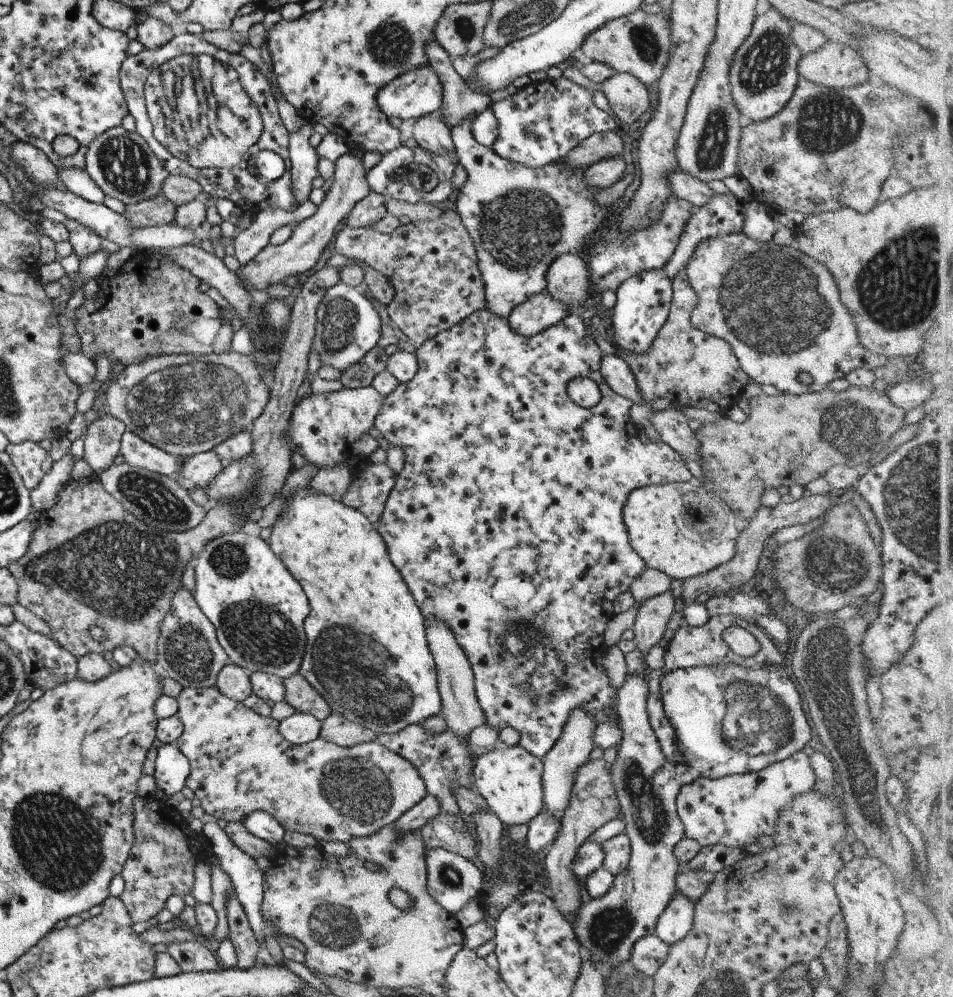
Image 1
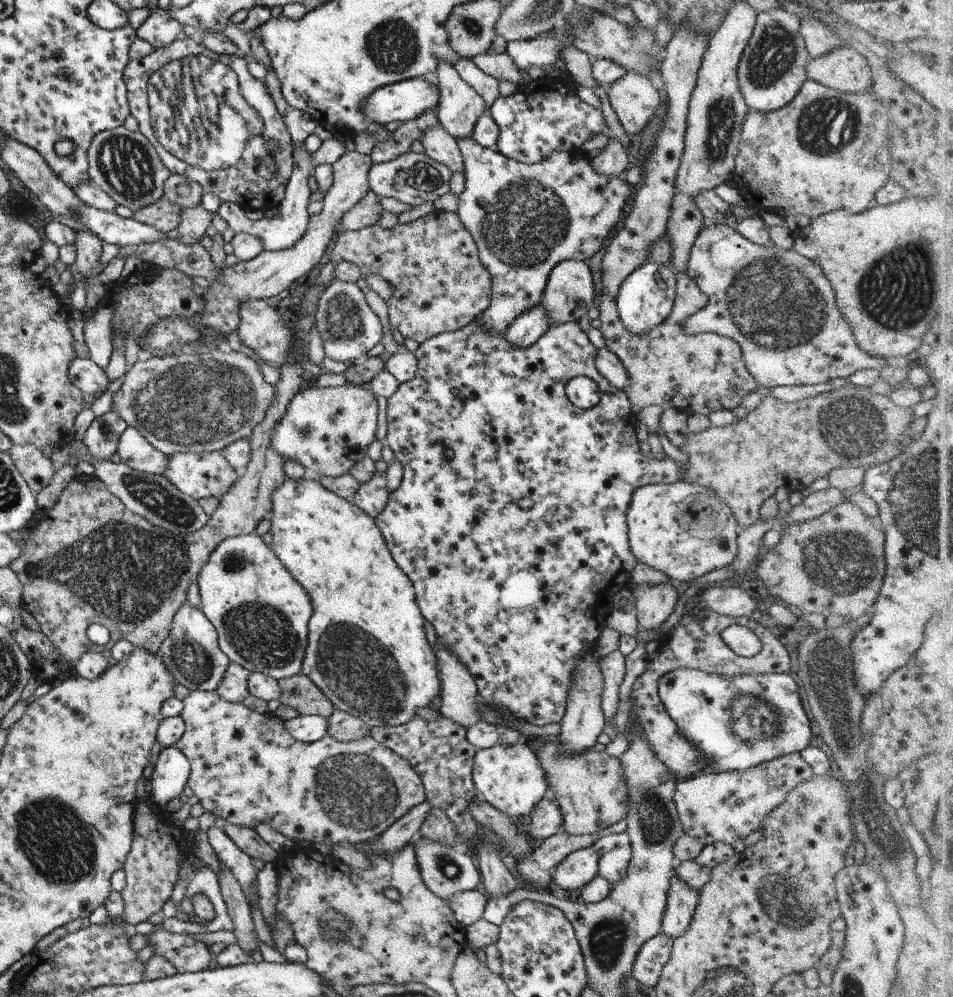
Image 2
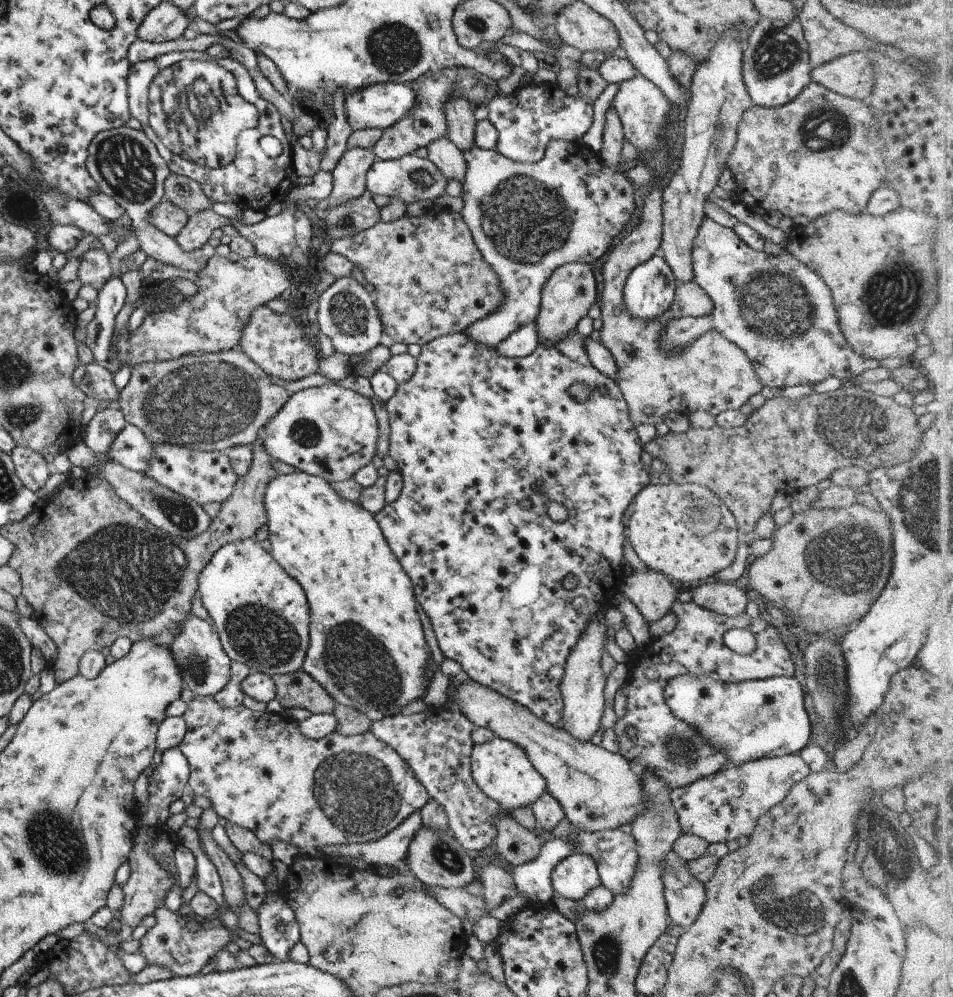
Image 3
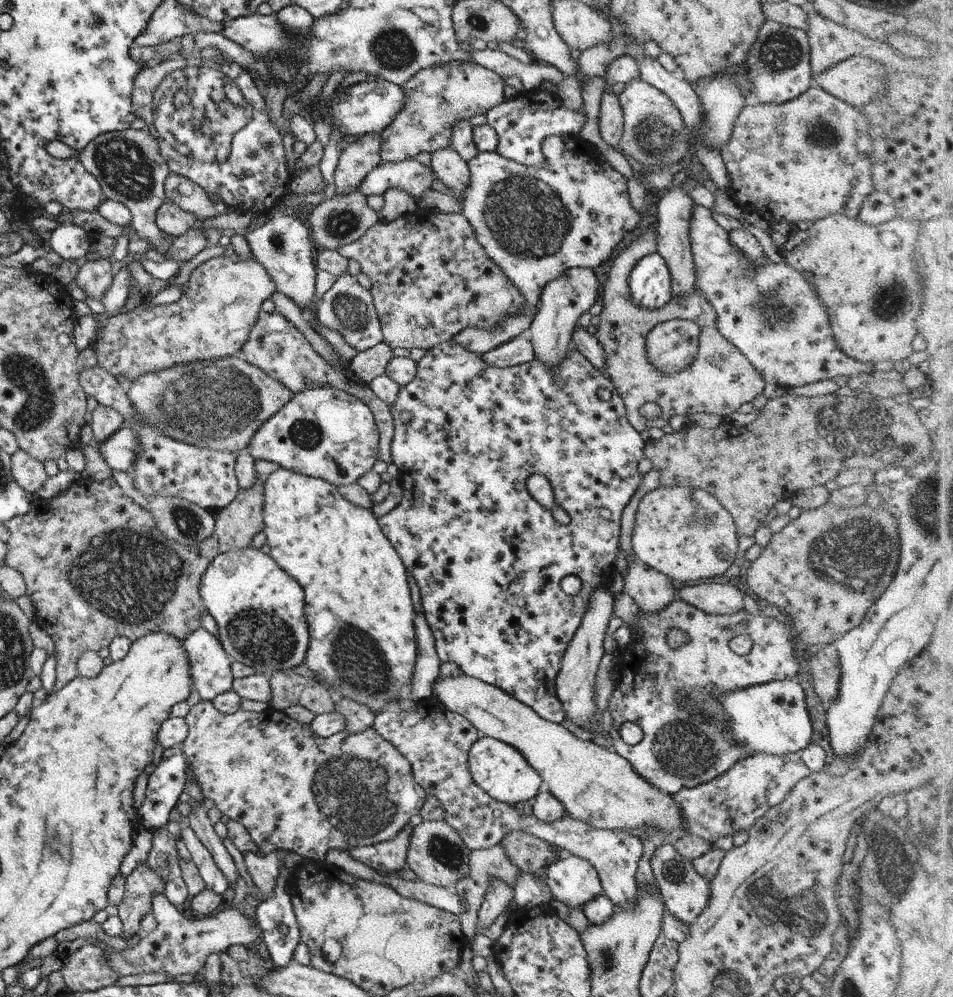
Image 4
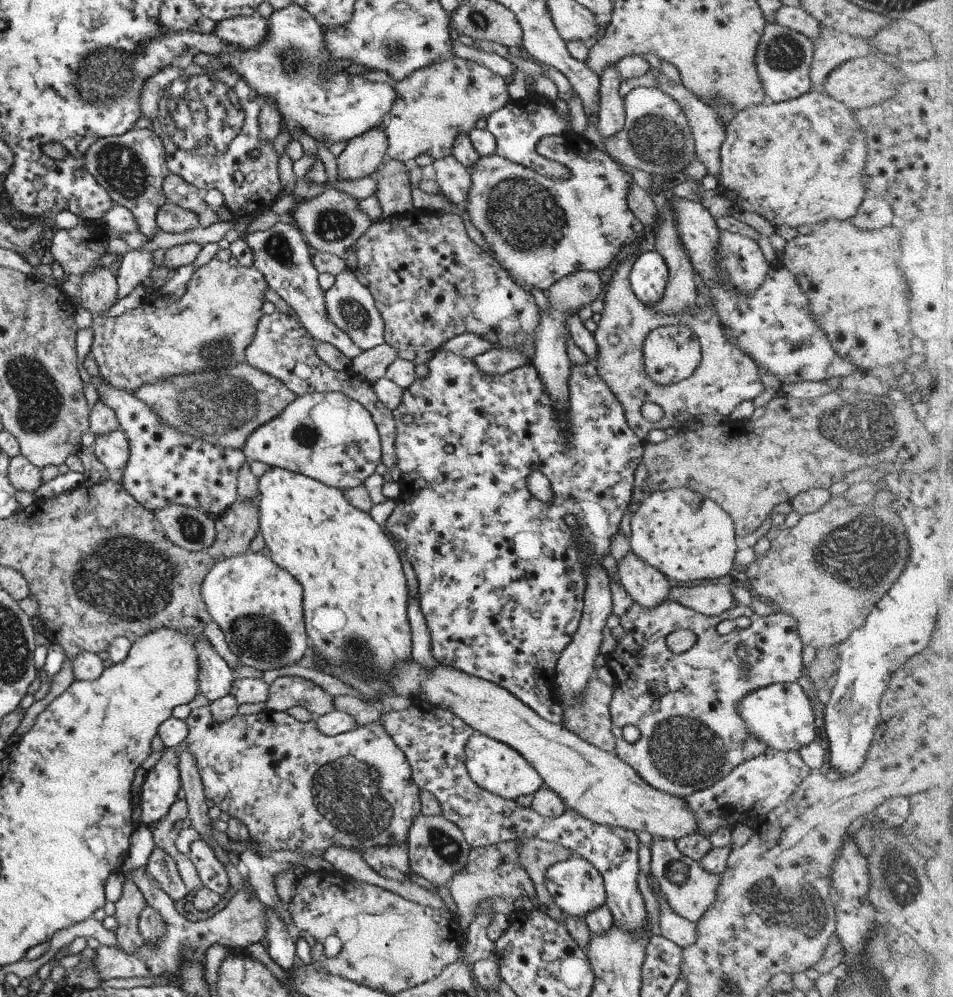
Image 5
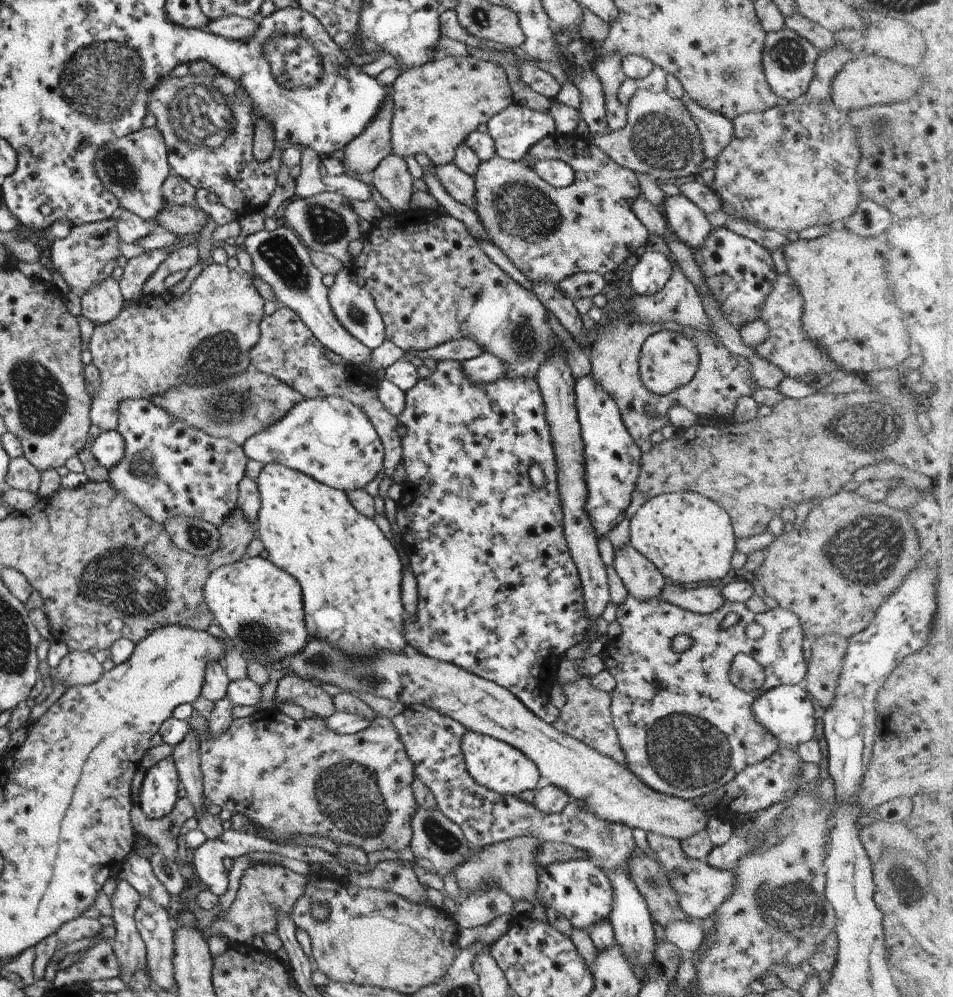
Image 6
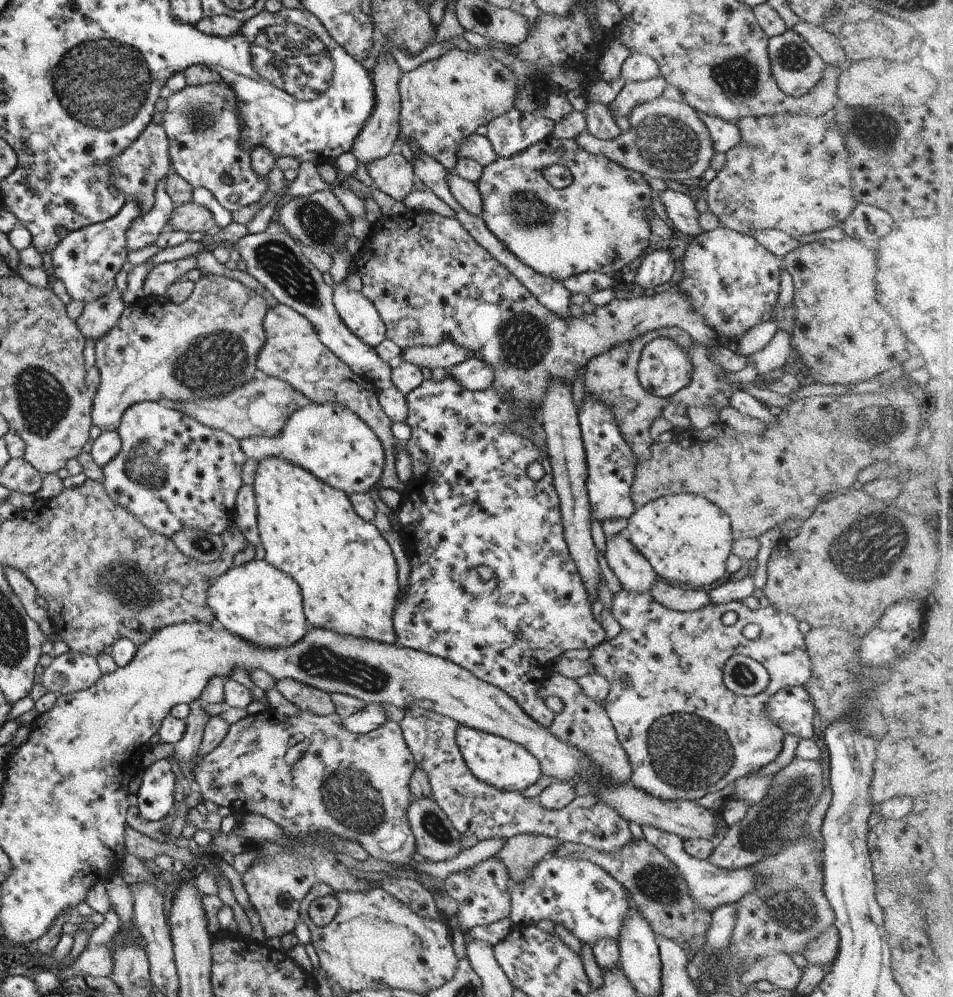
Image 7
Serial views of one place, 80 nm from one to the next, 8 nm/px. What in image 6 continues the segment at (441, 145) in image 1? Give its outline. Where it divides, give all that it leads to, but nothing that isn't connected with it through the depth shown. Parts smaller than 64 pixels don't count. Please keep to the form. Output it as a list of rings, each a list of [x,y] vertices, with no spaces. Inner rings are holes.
[[[452,162],[446,165],[434,166],[434,173],[440,185],[449,193],[449,196],[459,204],[473,209],[475,206],[475,187],[473,177],[466,175]]]

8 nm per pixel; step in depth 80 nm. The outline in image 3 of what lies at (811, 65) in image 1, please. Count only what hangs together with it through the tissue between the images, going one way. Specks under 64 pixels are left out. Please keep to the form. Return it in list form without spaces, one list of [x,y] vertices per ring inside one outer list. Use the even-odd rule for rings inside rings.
[[[849,52],[811,69],[811,81],[830,92],[861,101],[872,94],[874,72],[865,53]]]

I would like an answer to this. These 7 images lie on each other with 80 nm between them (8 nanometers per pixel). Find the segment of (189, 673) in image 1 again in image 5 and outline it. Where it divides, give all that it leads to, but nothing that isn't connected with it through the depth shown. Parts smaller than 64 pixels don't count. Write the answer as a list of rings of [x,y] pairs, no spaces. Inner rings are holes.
[[[203,634],[195,639],[197,656],[197,690],[208,701],[215,701],[229,695],[231,682],[235,679],[233,670],[209,644]]]

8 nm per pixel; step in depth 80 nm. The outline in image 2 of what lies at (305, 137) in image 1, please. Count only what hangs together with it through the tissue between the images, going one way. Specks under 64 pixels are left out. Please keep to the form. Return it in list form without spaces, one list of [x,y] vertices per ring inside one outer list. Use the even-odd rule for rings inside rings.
[[[304,144],[291,146],[291,158],[293,162],[293,169],[289,181],[285,188],[285,196],[281,200],[281,204],[277,207],[279,214],[273,216],[273,218],[263,218],[260,220],[248,220],[245,217],[244,210],[241,209],[236,203],[221,201],[216,213],[219,218],[223,219],[233,233],[251,234],[251,236],[257,236],[263,244],[263,250],[284,250],[285,248],[291,248],[299,236],[303,236],[305,228],[307,228],[307,220],[309,218],[307,214],[307,204],[309,201],[310,191],[307,187],[307,180],[309,176],[312,176],[313,162],[311,162],[311,152],[305,149]]]

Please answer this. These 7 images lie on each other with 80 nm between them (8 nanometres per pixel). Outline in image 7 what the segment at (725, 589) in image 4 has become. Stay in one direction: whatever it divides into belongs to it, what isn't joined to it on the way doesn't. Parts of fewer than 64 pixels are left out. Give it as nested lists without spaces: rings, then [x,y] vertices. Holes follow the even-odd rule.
[[[657,580],[650,586],[648,593],[654,601],[657,601],[663,608],[672,611],[692,611],[701,606],[711,603],[706,592],[703,590],[692,590],[690,587],[670,586],[667,581]]]

